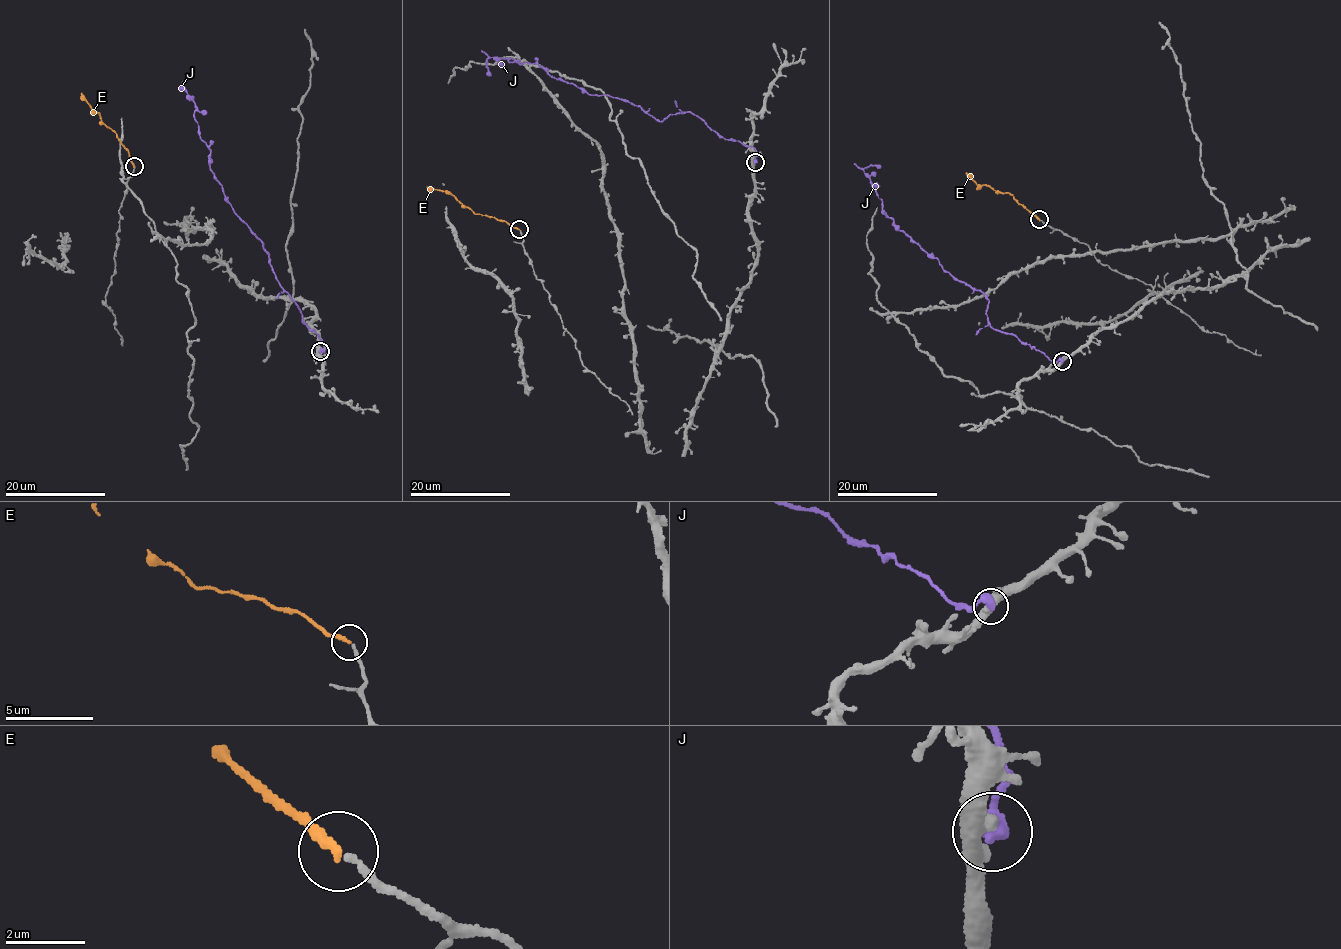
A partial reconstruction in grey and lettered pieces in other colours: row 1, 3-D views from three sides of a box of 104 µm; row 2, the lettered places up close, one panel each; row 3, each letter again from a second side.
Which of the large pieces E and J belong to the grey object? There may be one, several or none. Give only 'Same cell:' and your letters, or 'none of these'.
Same cell: E

